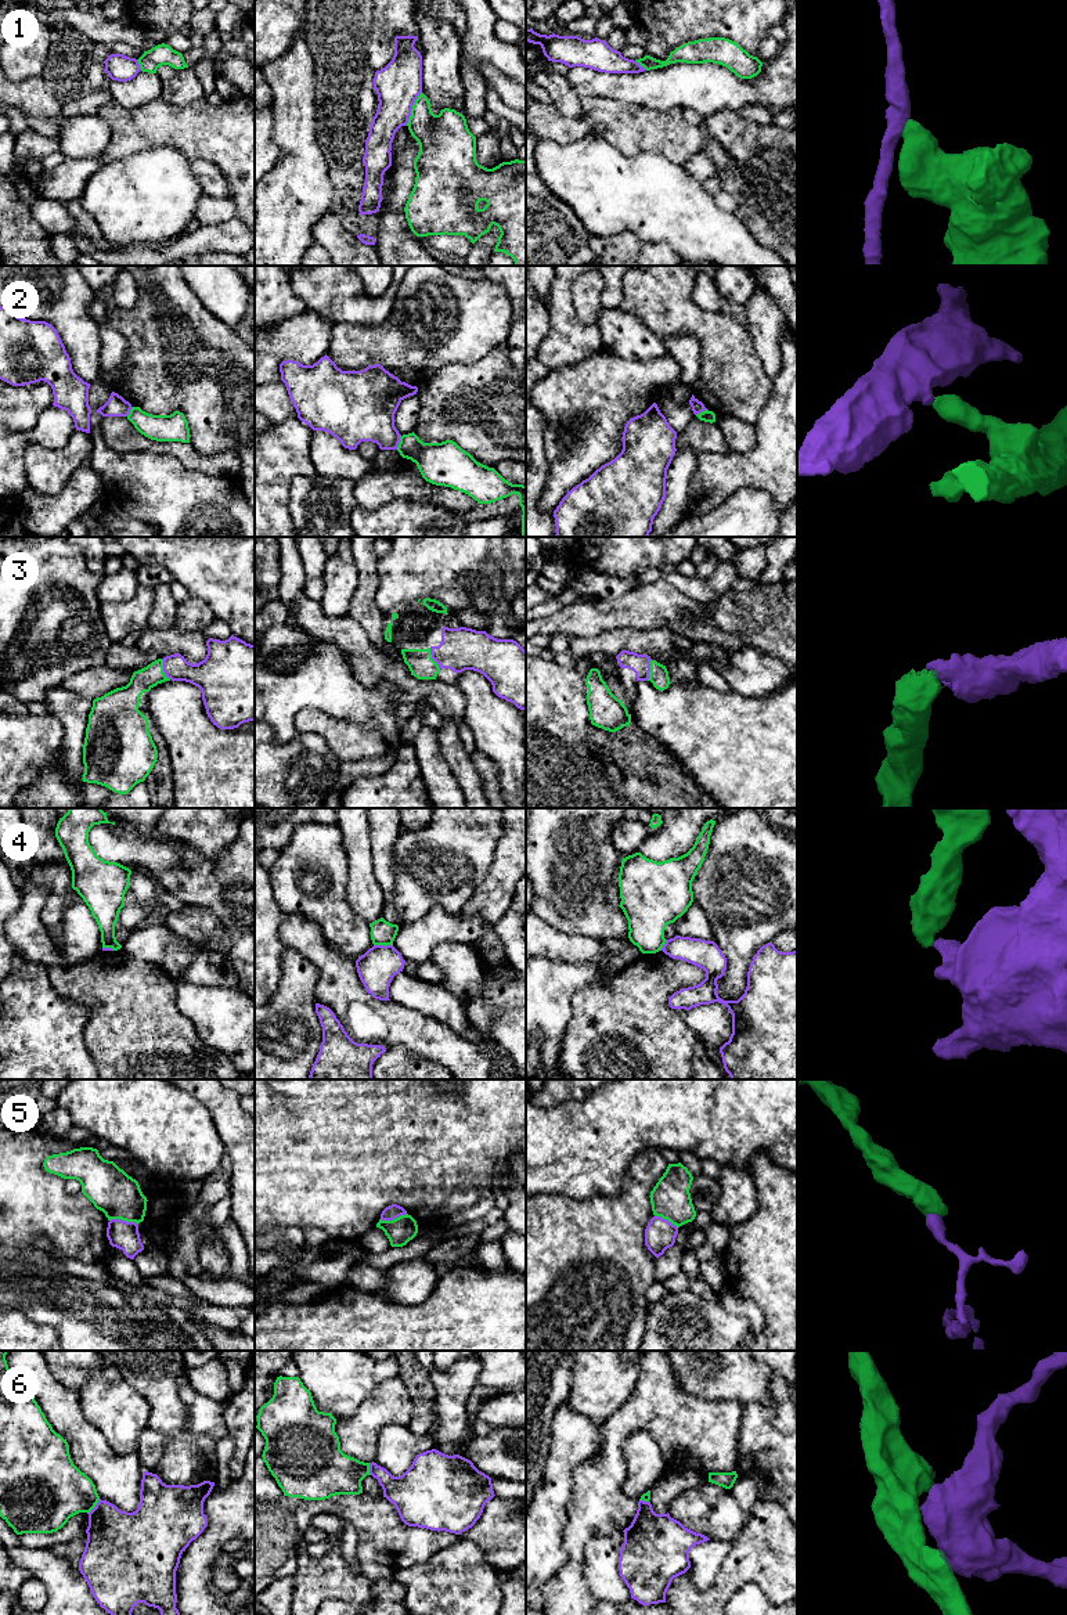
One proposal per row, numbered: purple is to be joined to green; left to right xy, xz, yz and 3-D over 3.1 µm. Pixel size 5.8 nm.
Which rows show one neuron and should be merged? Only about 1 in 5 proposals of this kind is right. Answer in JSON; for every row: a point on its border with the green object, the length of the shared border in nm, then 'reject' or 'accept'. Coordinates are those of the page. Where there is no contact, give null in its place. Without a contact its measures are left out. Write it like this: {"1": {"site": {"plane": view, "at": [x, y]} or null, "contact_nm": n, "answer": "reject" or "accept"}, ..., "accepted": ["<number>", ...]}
{"1": {"site": {"plane": "xz", "at": [413, 108]}, "contact_nm": 220, "answer": "reject"}, "2": {"site": {"plane": "xz", "at": [399, 443]}, "contact_nm": 90, "answer": "reject"}, "3": {"site": {"plane": "xy", "at": [162, 670]}, "contact_nm": 130, "answer": "accept"}, "4": {"site": {"plane": "xz", "at": [384, 944]}, "contact_nm": 110, "answer": "reject"}, "5": {"site": {"plane": "xy", "at": [123, 1219]}, "contact_nm": 170, "answer": "reject"}, "6": {"site": {"plane": "xy", "at": [94, 1506]}, "contact_nm": 120, "answer": "reject"}, "accepted": ["3"]}

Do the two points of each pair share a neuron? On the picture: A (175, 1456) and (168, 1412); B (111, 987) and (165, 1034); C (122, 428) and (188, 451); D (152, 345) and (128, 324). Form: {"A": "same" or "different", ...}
{"A": "same", "B": "same", "C": "same", "D": "same"}

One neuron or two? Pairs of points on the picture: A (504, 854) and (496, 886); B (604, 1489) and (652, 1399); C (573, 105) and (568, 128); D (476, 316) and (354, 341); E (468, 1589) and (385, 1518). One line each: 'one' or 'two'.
A: one
B: one
C: two
D: one
E: two

